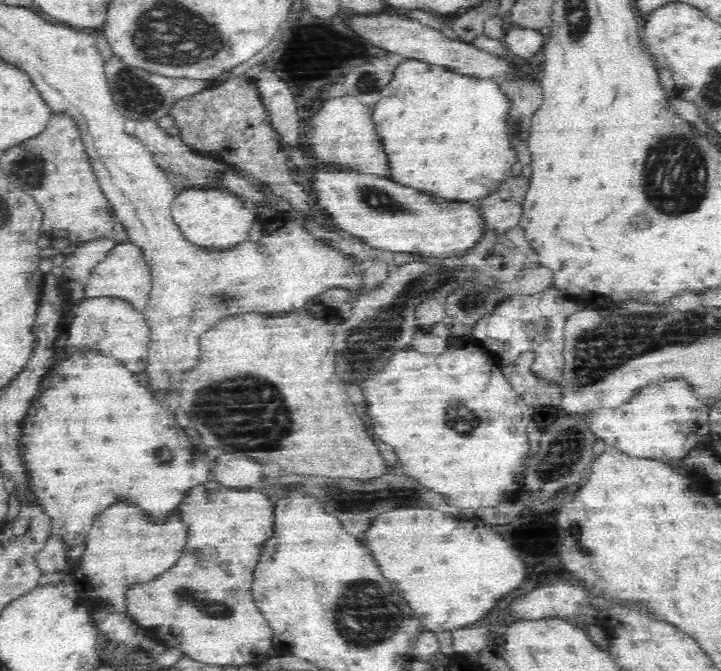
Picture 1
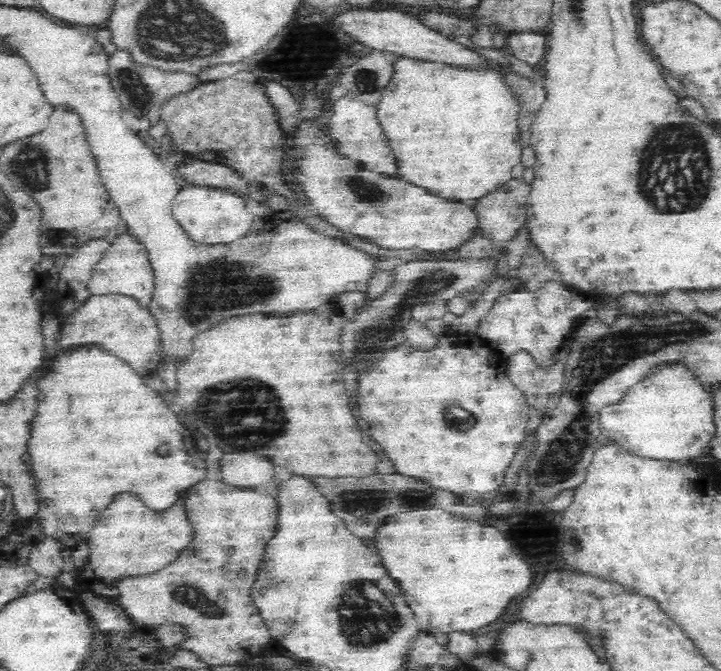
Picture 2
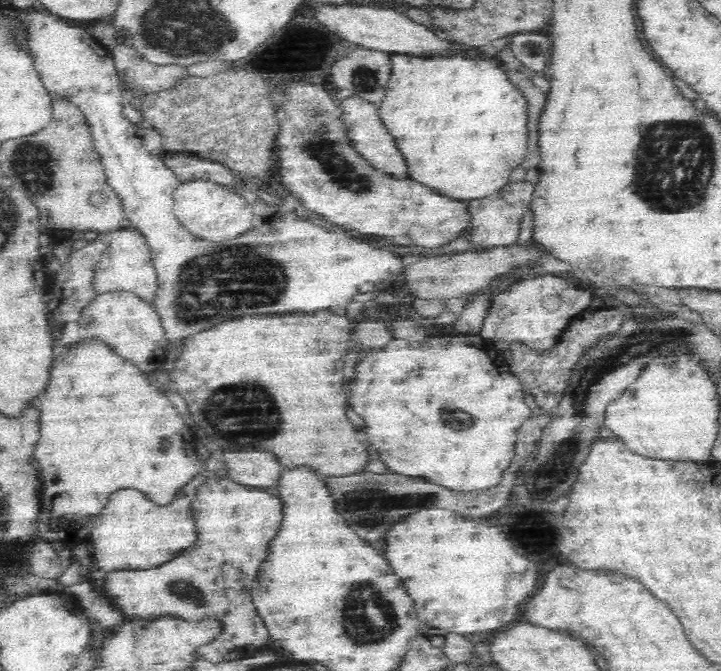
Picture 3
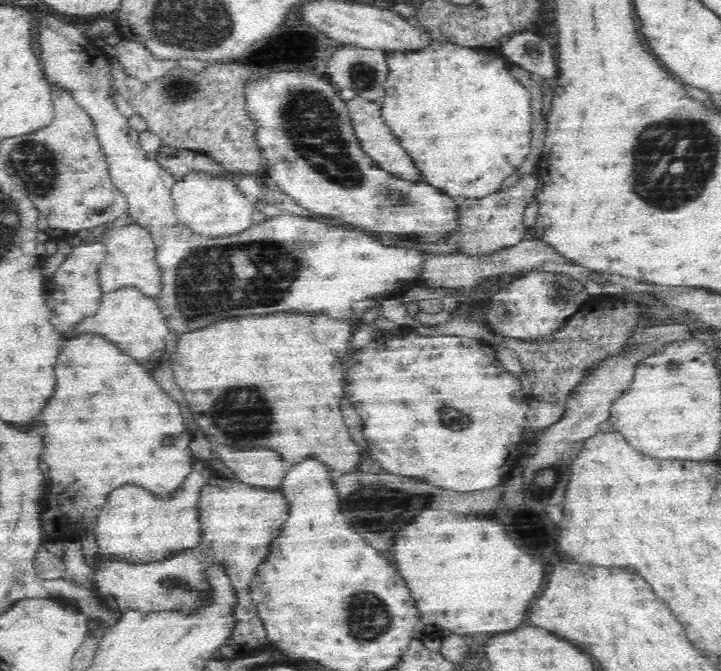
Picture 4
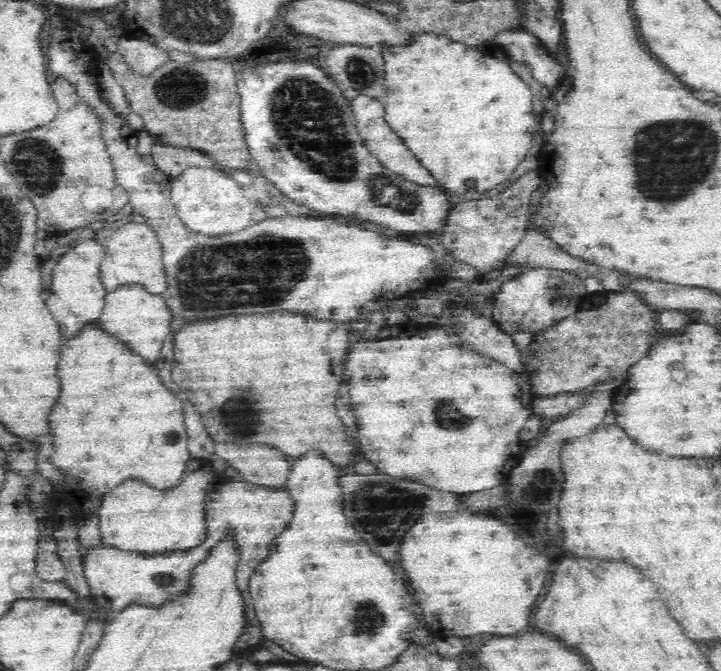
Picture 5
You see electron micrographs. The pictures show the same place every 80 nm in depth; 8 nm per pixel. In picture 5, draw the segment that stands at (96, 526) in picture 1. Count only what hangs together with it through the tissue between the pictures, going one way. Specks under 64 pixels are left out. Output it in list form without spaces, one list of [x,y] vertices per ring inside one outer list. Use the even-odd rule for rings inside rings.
[[[198,469],[185,472],[180,484],[169,490],[155,490],[141,480],[128,480],[126,484],[120,484],[114,488],[114,492],[105,494],[97,513],[101,546],[124,552],[138,552],[145,556],[158,556],[202,544],[206,538],[202,496],[212,480],[212,472]]]

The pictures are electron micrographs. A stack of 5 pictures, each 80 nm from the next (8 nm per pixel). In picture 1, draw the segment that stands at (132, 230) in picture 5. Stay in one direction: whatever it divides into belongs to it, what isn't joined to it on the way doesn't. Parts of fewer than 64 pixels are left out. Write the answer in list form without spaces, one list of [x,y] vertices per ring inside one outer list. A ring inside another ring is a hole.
[[[124,238],[117,242],[117,245],[108,252],[108,256],[102,262],[98,263],[92,271],[90,278],[85,286],[83,295],[85,298],[113,297],[125,300],[136,312],[144,313],[151,290],[151,270],[143,259],[141,249]]]

